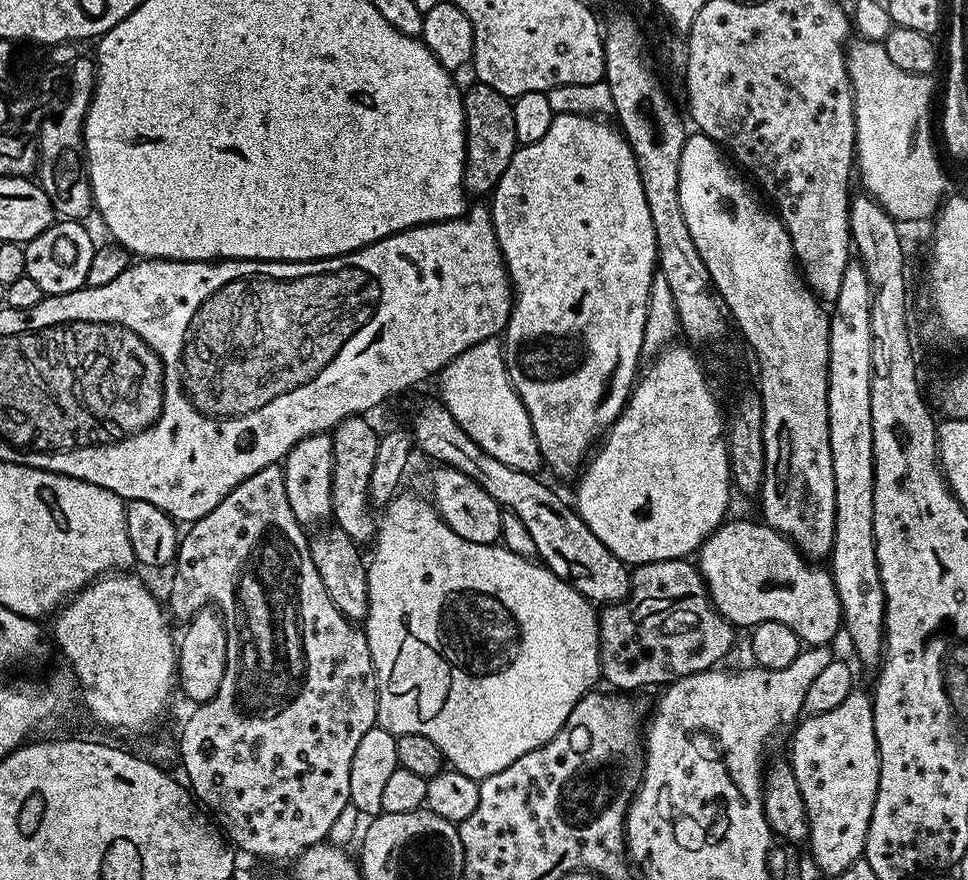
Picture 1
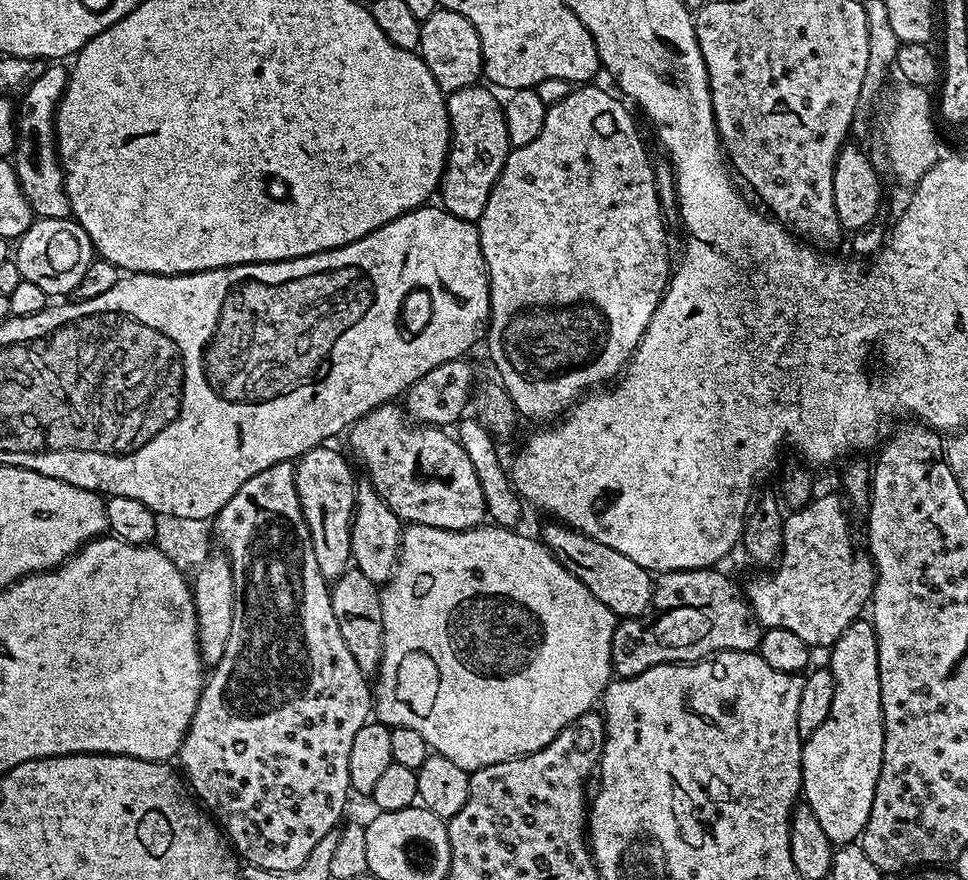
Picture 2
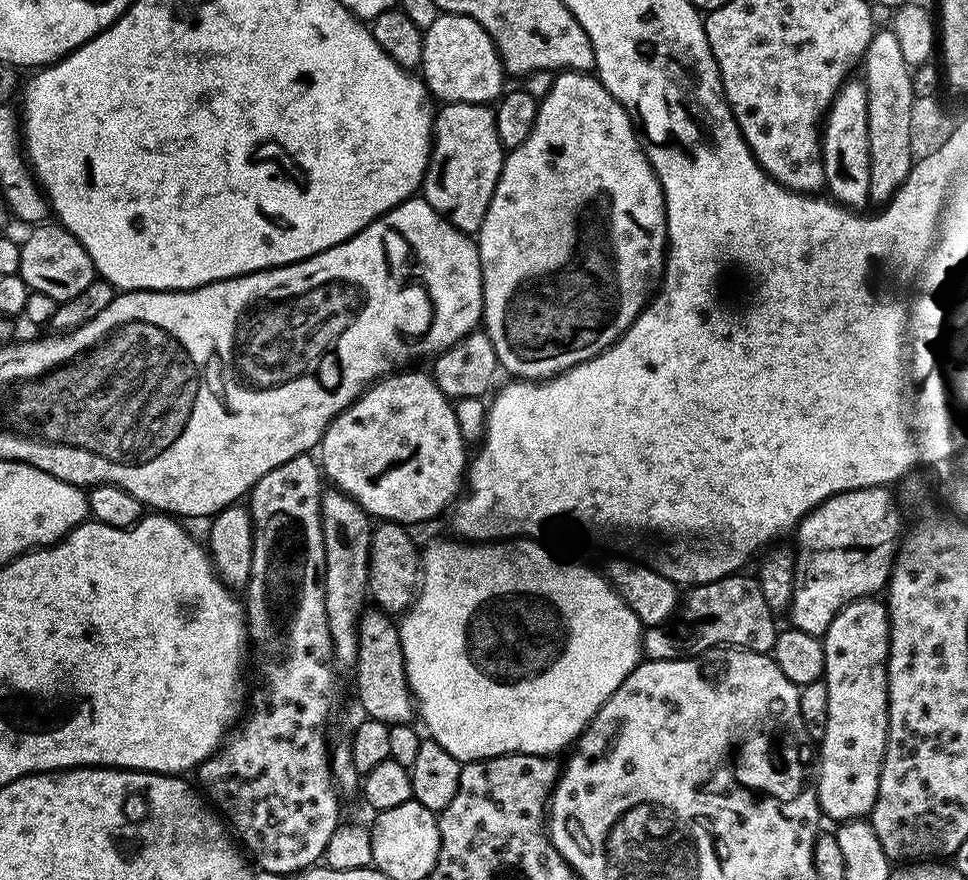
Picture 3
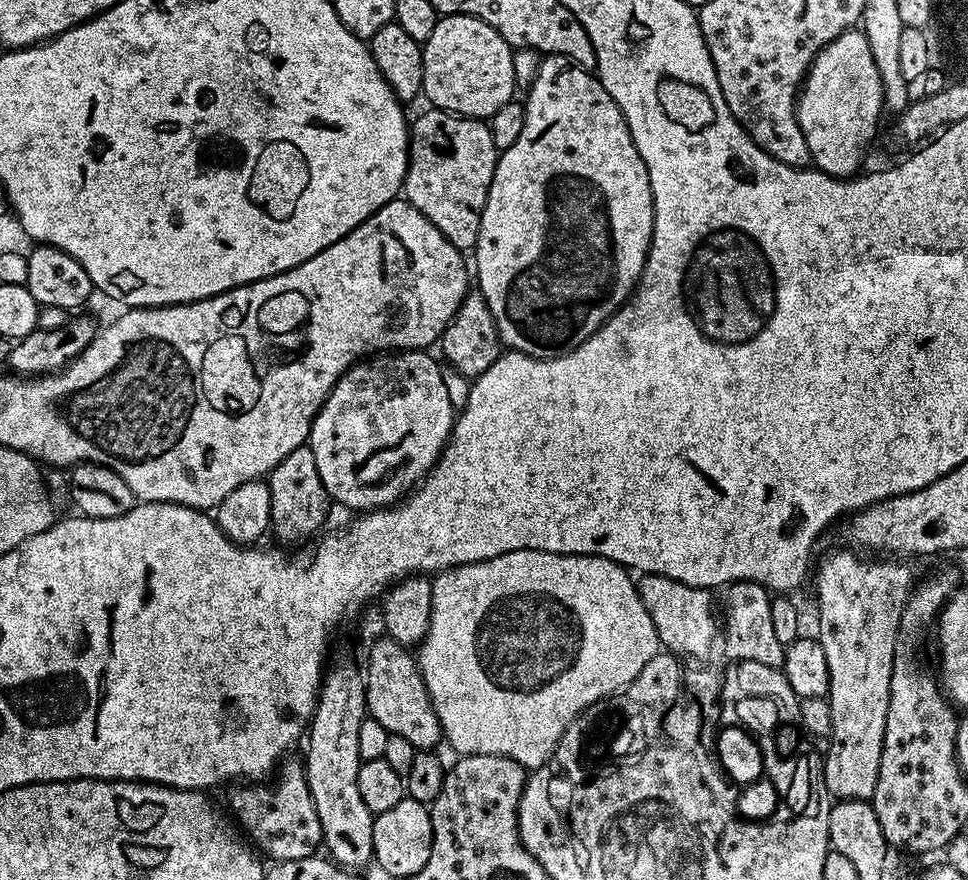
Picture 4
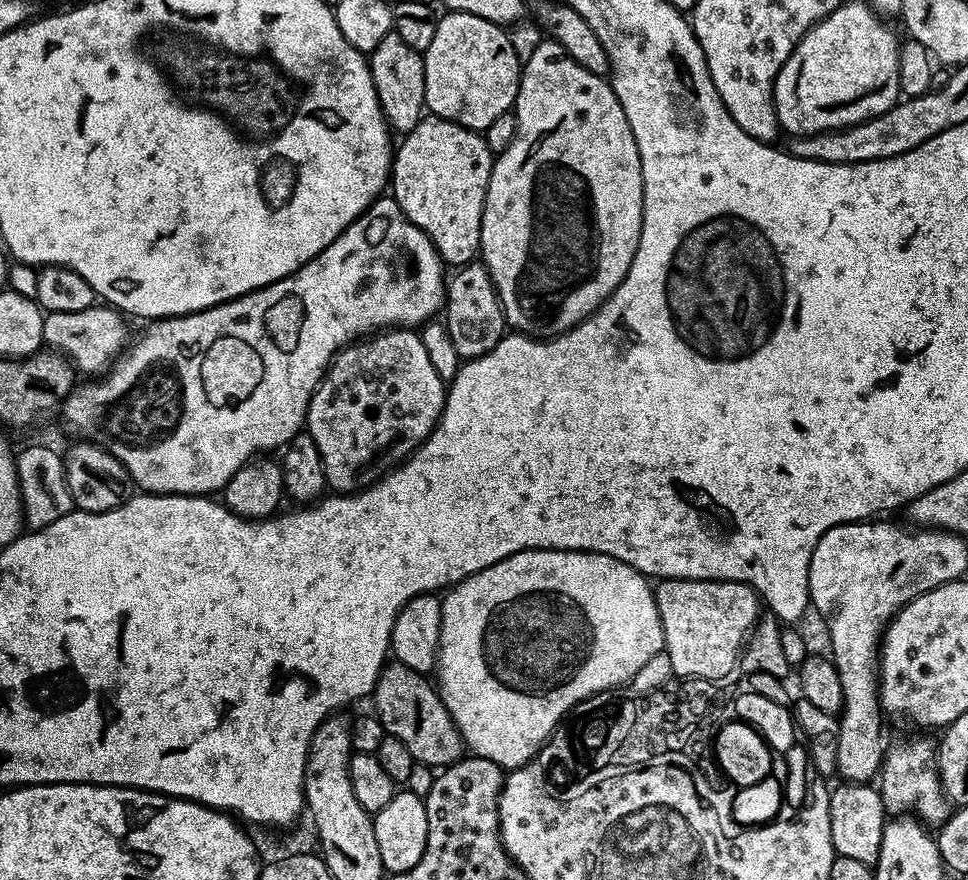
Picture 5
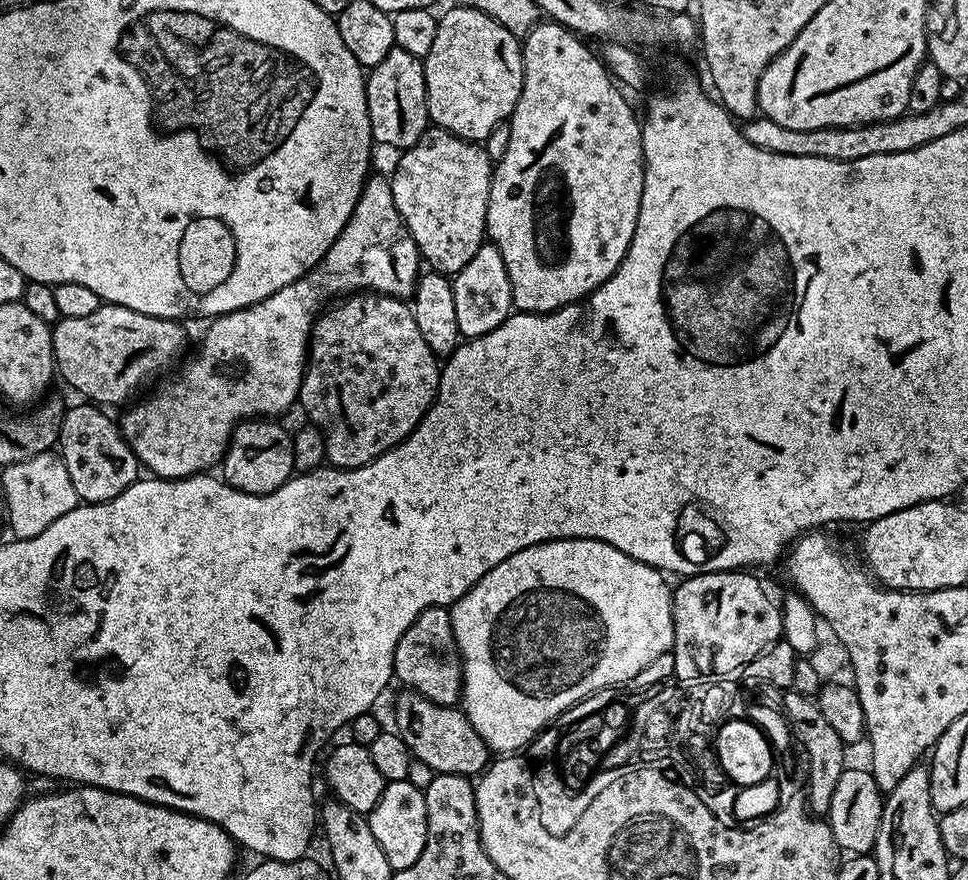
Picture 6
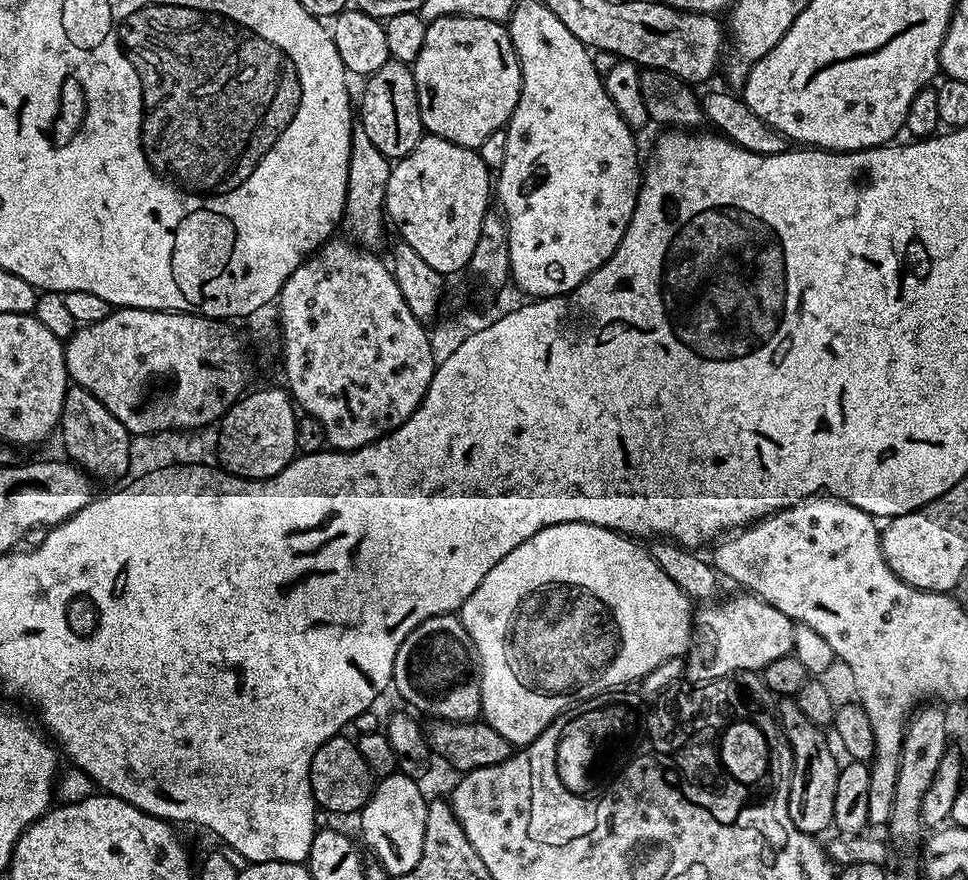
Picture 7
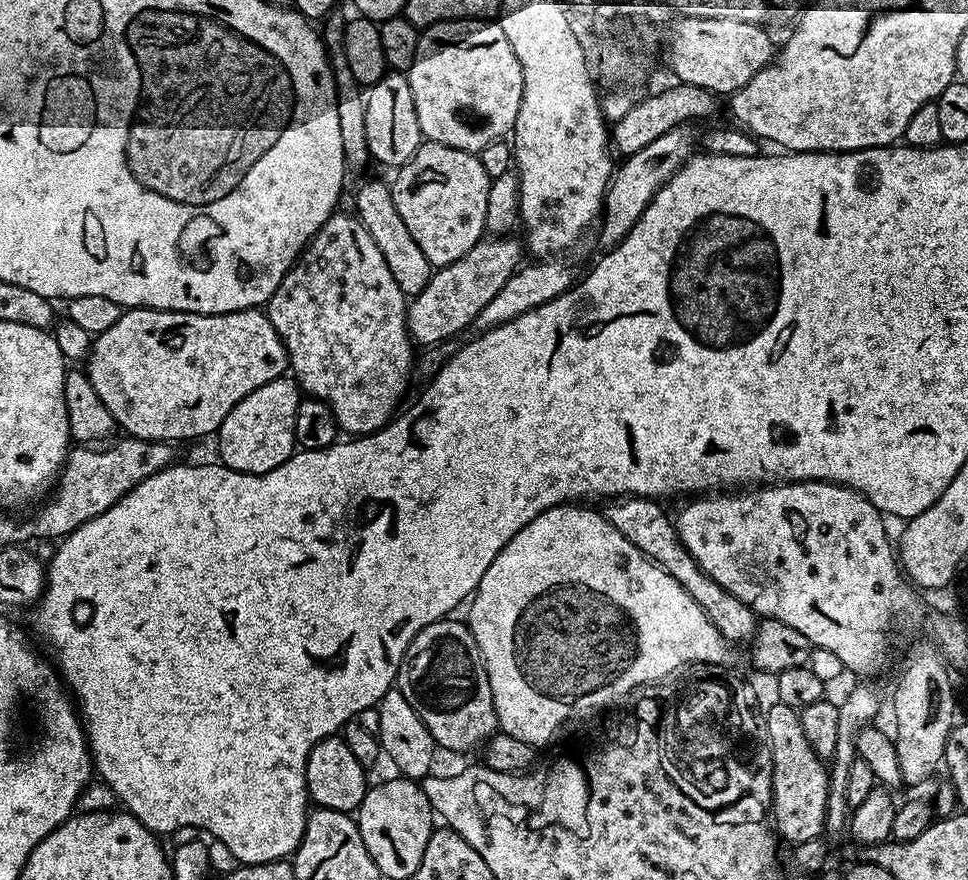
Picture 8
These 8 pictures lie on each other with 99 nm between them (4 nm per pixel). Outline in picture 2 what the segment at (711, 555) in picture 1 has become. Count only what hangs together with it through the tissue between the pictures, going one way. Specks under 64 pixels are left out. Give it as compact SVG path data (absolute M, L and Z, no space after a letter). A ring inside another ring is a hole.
M817 495L815 499L804 505L803 508L798 508L789 511L784 517L784 547L780 554L778 563L765 576L756 576L749 584L746 584L746 595L748 597L748 605L752 607L752 613L758 618L758 622L764 628L785 628L791 630L793 634L798 634L798 638L802 638L802 642L806 642L809 646L816 646L816 644L825 644L831 646L835 644L838 637L844 633L854 621L861 619L860 612L869 607L872 598L872 587L876 585L876 565L867 551L856 549L856 544L852 541L852 532L848 529L848 516L844 513L846 504L839 495L836 496L820 496Z

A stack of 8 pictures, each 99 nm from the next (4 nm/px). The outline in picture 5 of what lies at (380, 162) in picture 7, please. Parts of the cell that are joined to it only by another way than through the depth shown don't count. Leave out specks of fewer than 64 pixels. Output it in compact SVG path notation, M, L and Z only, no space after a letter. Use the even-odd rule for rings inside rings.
M381 195L380 199L373 202L337 240L330 242L330 246L326 246L326 250L322 250L322 254L318 254L310 262L306 262L306 266L302 266L294 274L290 274L286 278L282 278L270 286L259 288L257 292L248 292L245 296L239 296L236 300L228 301L227 304L220 304L217 308L207 308L204 312L192 312L189 316L170 316L163 320L151 321L151 323L147 325L148 329L145 330L144 336L138 337L137 340L135 337L135 339L129 343L128 347L121 352L119 358L116 359L116 363L108 369L106 374L101 375L99 378L89 379L87 382L77 383L76 387L73 388L72 393L69 394L64 403L62 421L64 420L65 426L76 435L73 437L79 438L80 440L90 440L94 444L101 444L110 454L114 454L114 458L118 458L118 462L122 462L122 466L126 466L126 470L132 475L133 485L135 485L137 489L143 490L145 493L163 494L166 496L207 496L209 494L219 493L228 485L230 478L234 478L234 474L238 472L246 461L261 454L271 453L273 451L271 448L280 450L291 444L292 439L294 439L294 437L305 427L308 419L308 400L314 394L314 390L317 386L320 385L320 380L324 376L328 365L332 363L332 360L336 357L337 352L339 352L341 348L346 348L349 344L367 337L377 330L387 330L393 326L415 329L417 326L423 326L427 324L429 320L433 319L446 304L446 272L444 276L444 271L446 271L446 265L444 261L441 260L440 255L437 254L436 247L430 242L428 235L418 226L414 226L408 221L406 214L400 209L398 202L392 199L391 195Z

